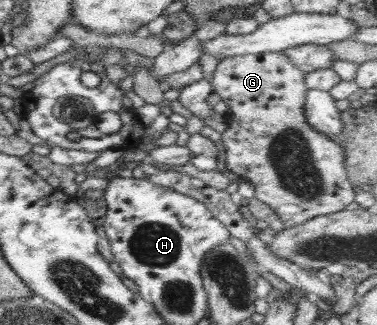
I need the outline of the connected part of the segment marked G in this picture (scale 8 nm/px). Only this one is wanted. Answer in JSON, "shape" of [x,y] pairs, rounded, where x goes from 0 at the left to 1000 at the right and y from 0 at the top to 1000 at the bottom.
{"shape":[[[751,160],[597,175],[581,188],[560,243],[565,280],[610,332],[602,397],[586,409],[599,455],[599,514],[615,538],[647,548],[676,582],[676,609],[714,631],[740,668],[745,695],[801,692],[830,668],[918,646],[942,618],[944,594],[920,545],[907,449],[817,385],[806,354],[812,283],[809,225],[790,212]]]}

